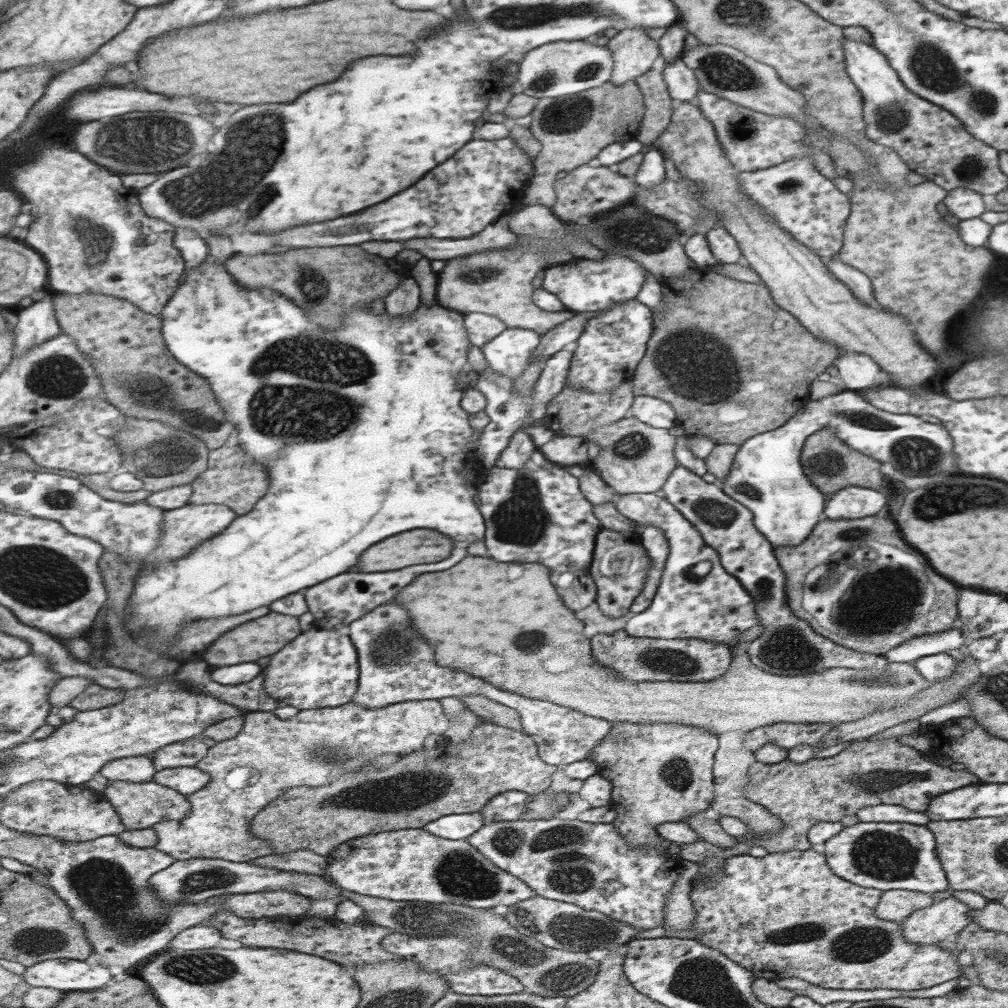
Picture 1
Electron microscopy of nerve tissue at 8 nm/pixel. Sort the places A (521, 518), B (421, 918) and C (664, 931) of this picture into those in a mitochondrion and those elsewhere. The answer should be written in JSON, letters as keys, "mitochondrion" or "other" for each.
{"A":"mitochondrion","B":"mitochondrion","C":"other"}

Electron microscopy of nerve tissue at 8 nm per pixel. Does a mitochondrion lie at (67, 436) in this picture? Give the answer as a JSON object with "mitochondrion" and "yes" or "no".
{"mitochondrion":"no"}

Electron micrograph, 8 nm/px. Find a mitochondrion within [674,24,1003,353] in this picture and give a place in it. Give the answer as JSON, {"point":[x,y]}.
{"point":[931,67]}

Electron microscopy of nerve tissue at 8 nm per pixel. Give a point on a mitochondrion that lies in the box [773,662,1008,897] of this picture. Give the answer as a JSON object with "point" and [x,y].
{"point":[878,855]}

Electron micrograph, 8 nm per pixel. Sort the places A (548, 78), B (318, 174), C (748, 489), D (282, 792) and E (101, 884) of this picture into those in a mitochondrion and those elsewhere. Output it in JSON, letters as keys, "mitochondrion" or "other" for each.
{"A":"mitochondrion","B":"other","C":"mitochondrion","D":"other","E":"mitochondrion"}

